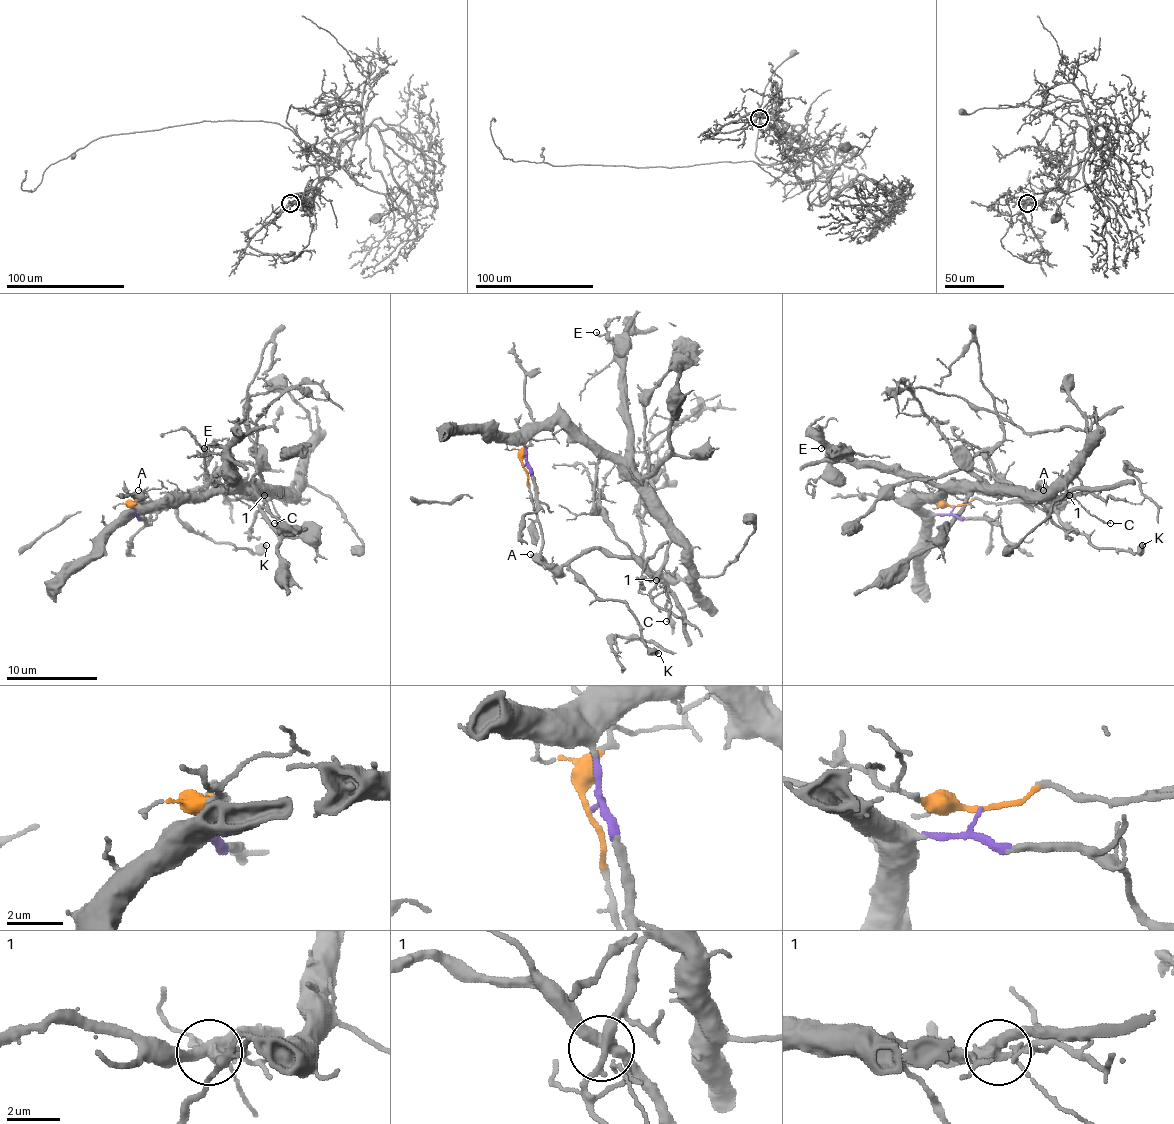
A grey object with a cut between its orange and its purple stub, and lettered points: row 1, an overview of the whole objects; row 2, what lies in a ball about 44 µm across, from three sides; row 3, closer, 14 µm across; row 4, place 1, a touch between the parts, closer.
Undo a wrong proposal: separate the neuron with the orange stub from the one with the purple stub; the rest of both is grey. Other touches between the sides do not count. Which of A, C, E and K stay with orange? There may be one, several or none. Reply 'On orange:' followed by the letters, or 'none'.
On orange: A, C, K

